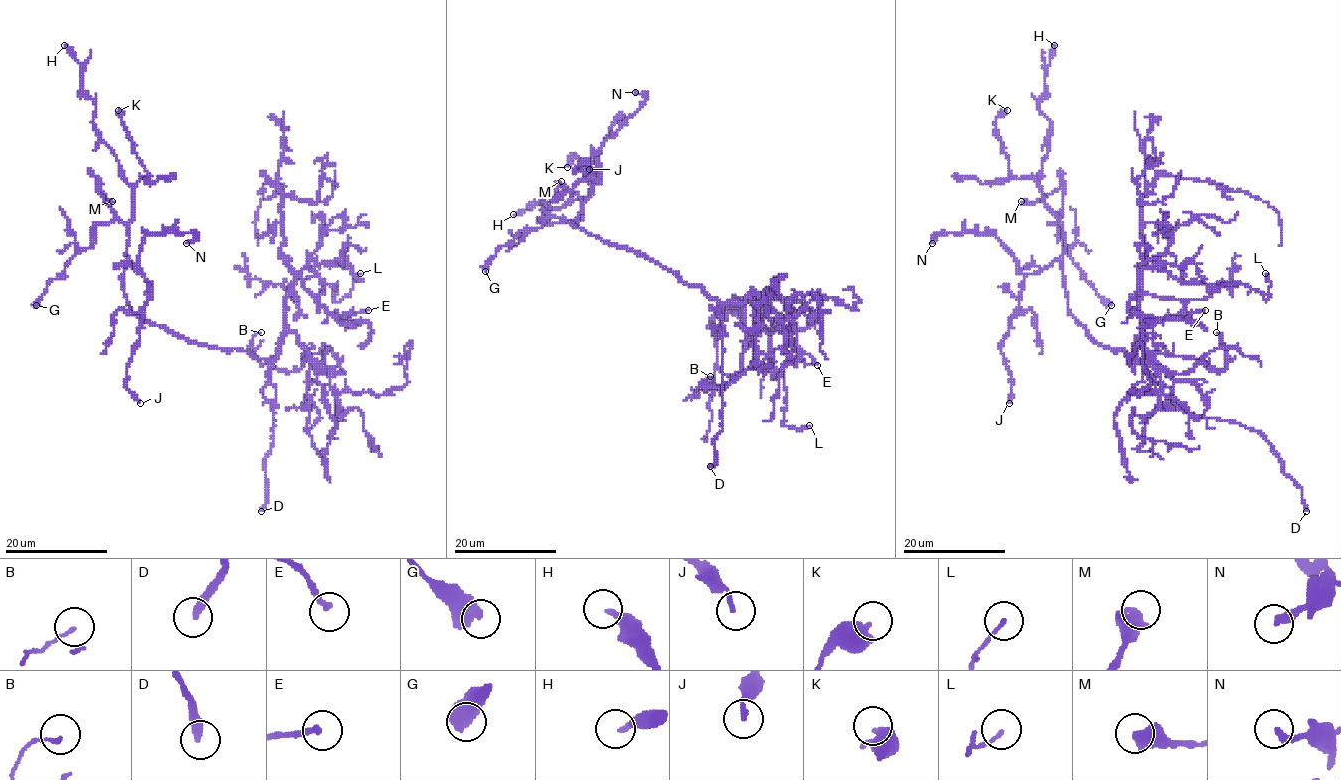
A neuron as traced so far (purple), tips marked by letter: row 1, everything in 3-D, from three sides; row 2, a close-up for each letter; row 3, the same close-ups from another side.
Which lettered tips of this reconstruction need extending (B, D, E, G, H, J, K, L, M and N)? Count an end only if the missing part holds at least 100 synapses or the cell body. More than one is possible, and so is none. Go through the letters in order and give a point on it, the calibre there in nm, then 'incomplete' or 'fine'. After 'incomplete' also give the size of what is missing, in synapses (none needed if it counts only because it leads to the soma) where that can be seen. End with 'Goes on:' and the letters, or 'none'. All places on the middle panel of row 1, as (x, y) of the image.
B: at (710, 376); 130 nm thick; fine
D: at (710, 466); 340 nm thick; incomplete
E: at (817, 365); 240 nm thick; fine
G: at (485, 271); 550 nm thick; fine
H: at (513, 214); 260 nm thick; fine
J: at (589, 169); 170 nm thick; fine
K: at (567, 167); 440 nm thick; fine
L: at (809, 425); 140 nm thick; fine
M: at (561, 181); 600 nm thick; fine
N: at (635, 92); 300 nm thick; fine
Goes on: D

